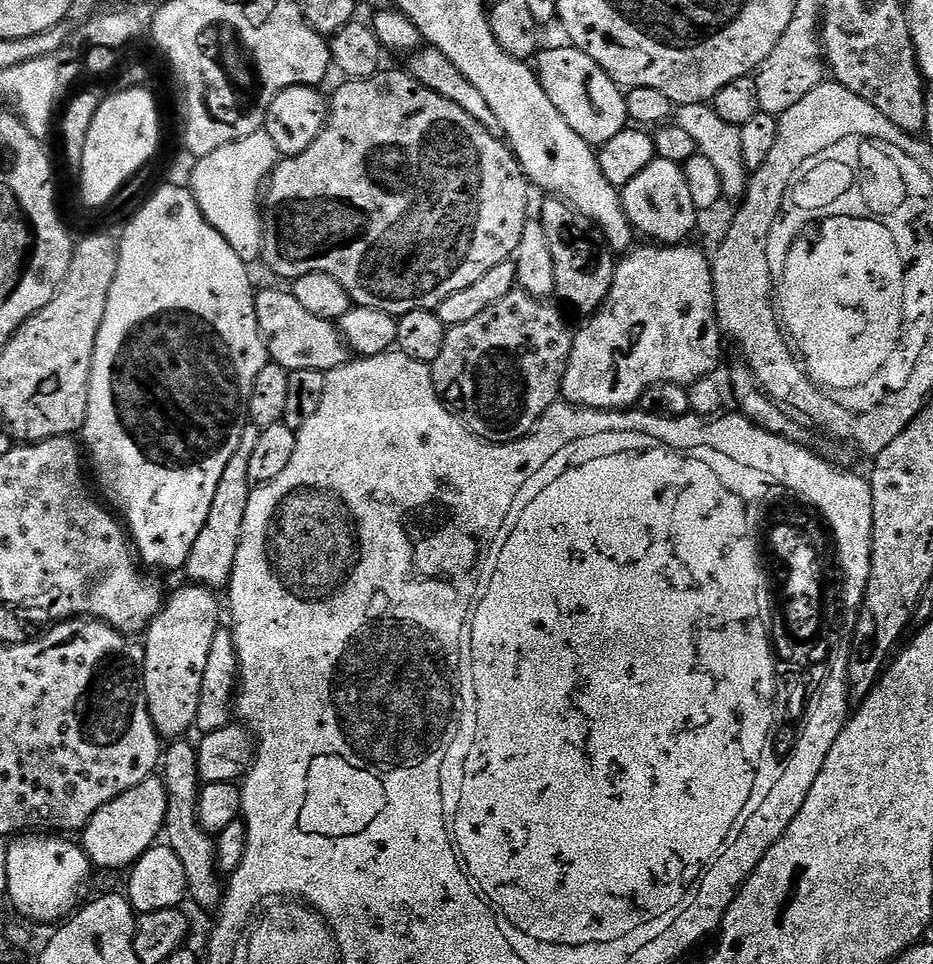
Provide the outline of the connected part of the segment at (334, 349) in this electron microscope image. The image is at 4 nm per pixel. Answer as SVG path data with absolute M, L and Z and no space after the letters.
M260 288L256 294L256 313L258 314L258 326L264 339L264 345L268 351L269 361L282 366L287 372L294 370L318 370L322 373L329 373L335 368L341 368L343 364L349 363L350 349L344 343L344 337L340 335L340 329L333 321L326 318L318 318L318 314L310 314L305 310L302 302L294 298L291 291L280 288Z

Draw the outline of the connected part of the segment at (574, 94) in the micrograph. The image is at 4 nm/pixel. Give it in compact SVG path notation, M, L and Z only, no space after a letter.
M571 44L556 48L541 49L534 60L534 71L540 78L542 90L558 106L558 114L566 118L566 126L574 130L587 144L599 146L610 142L614 134L618 134L626 127L625 121L596 120L596 76L604 76L602 66L594 62L594 58L585 51L578 50Z

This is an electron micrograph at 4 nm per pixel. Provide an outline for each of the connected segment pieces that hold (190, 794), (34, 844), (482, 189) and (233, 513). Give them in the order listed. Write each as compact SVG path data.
M188 738L173 739L169 743L172 745L169 748L167 745L162 752L162 779L168 795L166 822L162 836L163 839L168 839L165 840L167 847L172 848L174 854L178 854L179 860L182 861L182 870L186 870L190 900L200 908L216 910L224 899L225 885L222 883L222 876L217 867L216 840L213 833L200 825L200 819L196 813L202 781L198 774L197 745L193 741L191 744L190 741L191 739Z
M20 834L8 844L6 896L26 919L36 924L55 925L77 911L80 891L88 875L94 872L94 865L83 847L72 840L75 839L60 834Z
M381 70L365 80L345 79L343 83L330 96L328 122L318 138L314 138L314 142L302 150L302 154L281 159L266 181L263 263L268 263L269 270L287 282L295 282L299 276L315 272L330 274L330 278L338 278L338 282L342 282L349 301L358 308L386 310L397 318L414 310L435 310L442 301L450 298L450 294L458 294L458 290L474 286L482 274L487 274L494 270L494 266L515 257L518 241L522 239L522 230L526 230L530 219L530 181L520 169L511 148L497 133L486 130L482 122L470 118L470 114L466 114L462 106L454 106L450 98L442 98L442 94L434 94L434 90L422 86L422 82L415 80L408 71Z
M251 422L244 425L238 450L234 450L234 458L230 458L222 479L218 481L218 490L214 493L214 503L210 505L206 526L202 526L202 534L198 534L188 555L187 579L193 584L207 586L213 590L227 589L234 562L238 558L238 542L242 538L242 518L246 518L246 502L254 487L250 482L250 454L254 454L260 430L257 424Z

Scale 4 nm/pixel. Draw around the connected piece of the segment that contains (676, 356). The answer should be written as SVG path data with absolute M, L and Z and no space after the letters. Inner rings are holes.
M687 243L675 246L648 246L652 248L633 247L630 254L625 255L616 265L616 273L610 286L610 294L604 300L599 312L594 316L587 317L584 324L573 335L572 349L570 350L570 362L566 366L564 375L563 399L567 403L575 404L577 408L597 408L603 412L615 412L617 410L628 410L639 405L642 394L646 389L653 388L656 384L682 384L691 386L694 382L711 377L712 372L720 364L720 340L722 333L720 330L720 320L716 317L716 295L712 285L712 266L709 257L703 247L688 248Z

